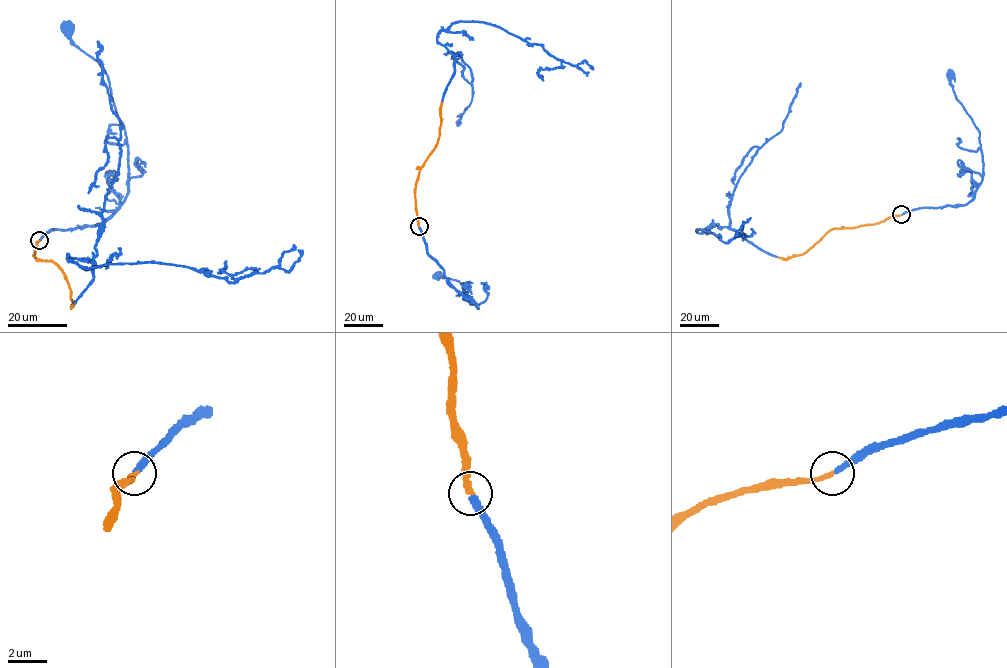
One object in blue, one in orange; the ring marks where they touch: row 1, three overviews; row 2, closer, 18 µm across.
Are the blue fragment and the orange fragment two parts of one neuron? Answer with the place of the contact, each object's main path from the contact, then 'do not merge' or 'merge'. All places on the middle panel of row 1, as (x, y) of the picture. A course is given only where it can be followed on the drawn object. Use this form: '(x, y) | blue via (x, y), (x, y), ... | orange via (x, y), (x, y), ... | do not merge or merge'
(419, 226) | blue via (419, 226), (427, 253), (443, 270), (444, 276), (478, 308), (470, 304), (461, 284), (436, 275) | orange via (419, 226), (415, 184), (420, 167), (439, 135), (442, 102) | merge

